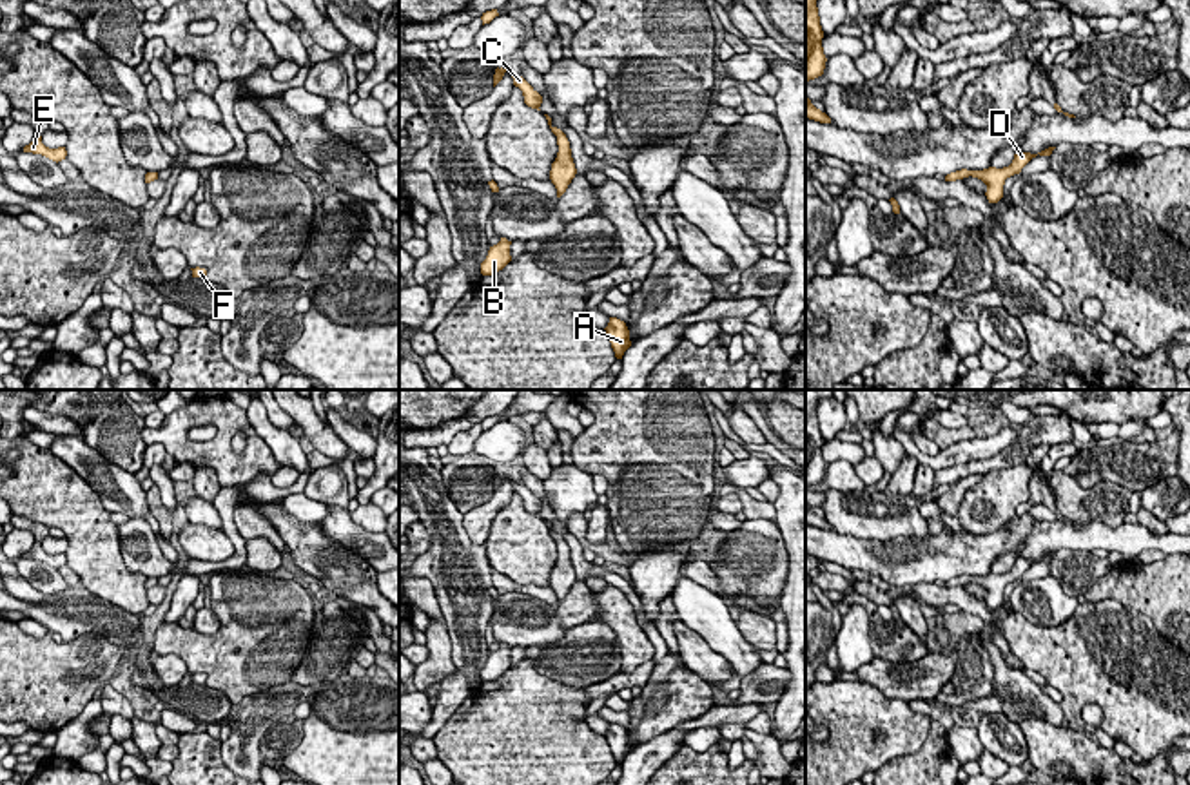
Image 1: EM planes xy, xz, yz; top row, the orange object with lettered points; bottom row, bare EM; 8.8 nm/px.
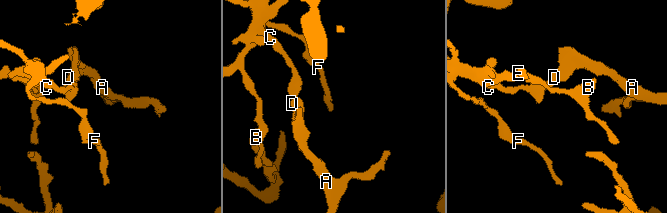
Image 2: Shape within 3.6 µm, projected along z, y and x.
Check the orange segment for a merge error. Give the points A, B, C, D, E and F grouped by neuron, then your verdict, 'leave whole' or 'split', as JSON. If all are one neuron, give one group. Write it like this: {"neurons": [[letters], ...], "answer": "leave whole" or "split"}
{"neurons": [["A", "D"], ["B", "C", "E", "F"]], "answer": "split"}

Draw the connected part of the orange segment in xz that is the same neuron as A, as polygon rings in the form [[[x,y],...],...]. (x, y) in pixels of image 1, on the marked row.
[[[610,317],[610,323],[604,330],[610,337],[615,357],[622,359],[624,352],[631,346],[629,330],[626,323],[617,317]]]

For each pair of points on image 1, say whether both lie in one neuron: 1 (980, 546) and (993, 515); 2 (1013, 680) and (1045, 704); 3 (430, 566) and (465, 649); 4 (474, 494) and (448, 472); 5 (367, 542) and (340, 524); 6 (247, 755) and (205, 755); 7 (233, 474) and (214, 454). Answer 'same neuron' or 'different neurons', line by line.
1: different neurons
2: same neuron
3: same neuron
4: same neuron
5: same neuron
6: different neurons
7: same neuron

